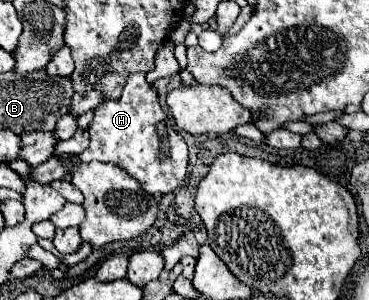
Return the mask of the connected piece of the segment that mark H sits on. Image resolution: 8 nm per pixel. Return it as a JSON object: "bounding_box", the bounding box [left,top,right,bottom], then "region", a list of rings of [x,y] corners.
{"bounding_box":[79,72,187,196],"region":[[[143,72],[127,78],[123,94],[117,100],[107,100],[93,110],[95,118],[89,126],[91,144],[79,154],[81,162],[113,162],[137,178],[147,194],[163,196],[173,192],[187,172],[187,144],[173,128],[171,118],[163,110],[155,88],[145,80]]]}

